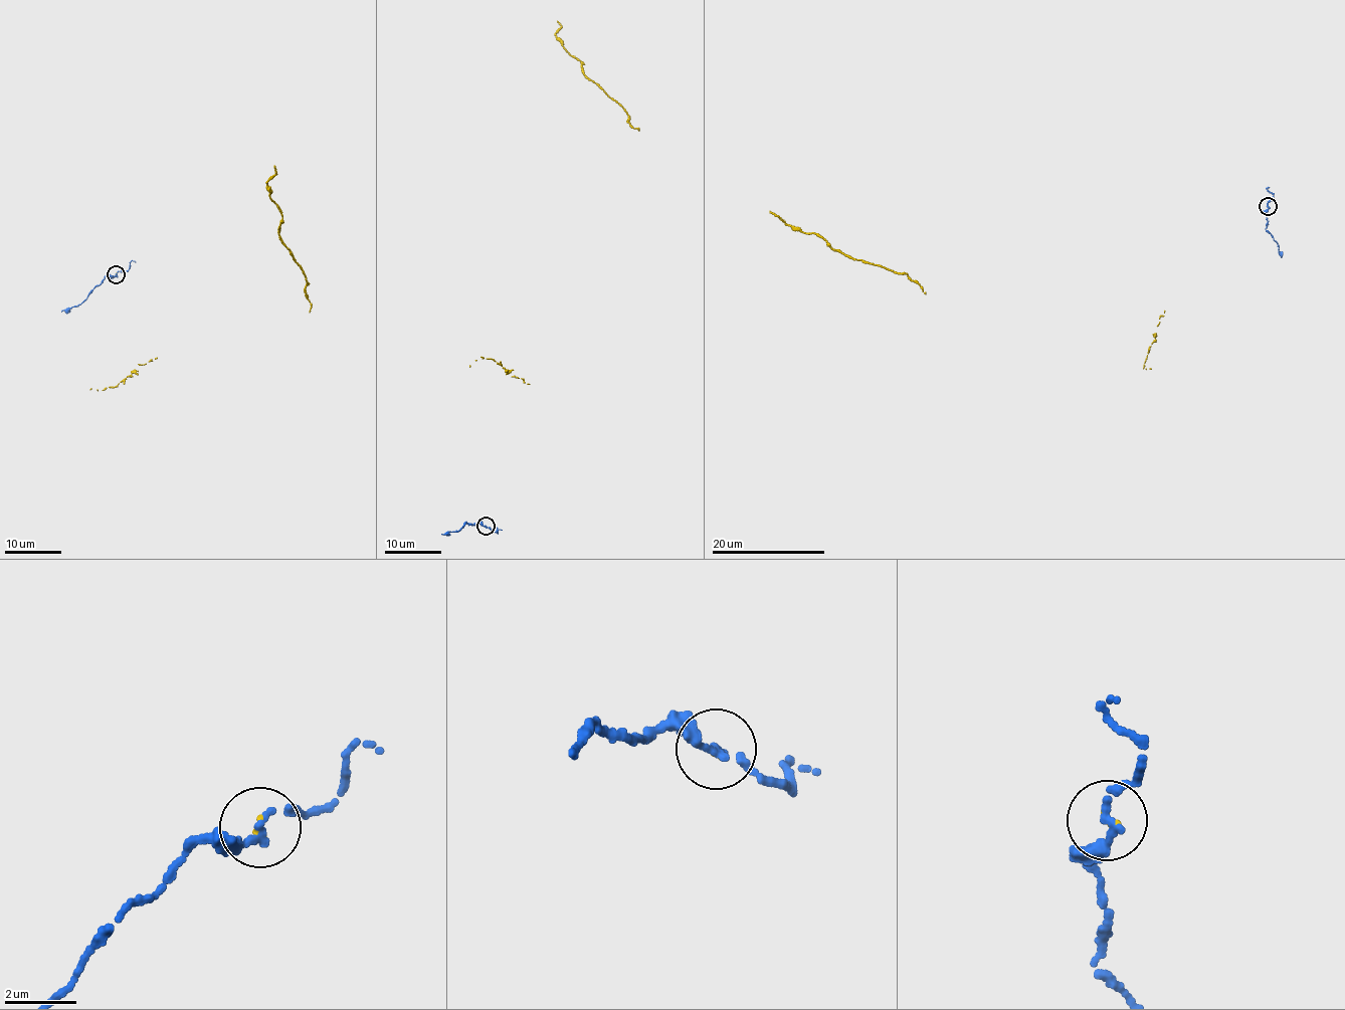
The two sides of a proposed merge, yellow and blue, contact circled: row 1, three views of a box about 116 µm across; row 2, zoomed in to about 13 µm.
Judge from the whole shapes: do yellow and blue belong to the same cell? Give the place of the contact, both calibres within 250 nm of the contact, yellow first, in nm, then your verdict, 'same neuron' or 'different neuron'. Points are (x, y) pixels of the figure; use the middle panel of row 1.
at (486, 526); 110 nm thick on the yellow side, 200 nm on the other; same neuron

